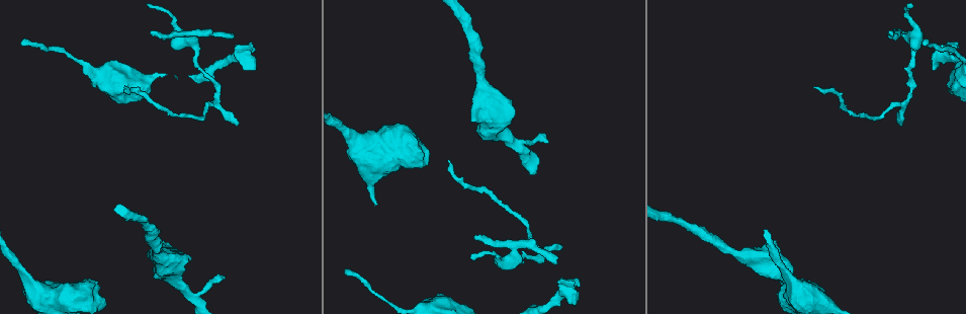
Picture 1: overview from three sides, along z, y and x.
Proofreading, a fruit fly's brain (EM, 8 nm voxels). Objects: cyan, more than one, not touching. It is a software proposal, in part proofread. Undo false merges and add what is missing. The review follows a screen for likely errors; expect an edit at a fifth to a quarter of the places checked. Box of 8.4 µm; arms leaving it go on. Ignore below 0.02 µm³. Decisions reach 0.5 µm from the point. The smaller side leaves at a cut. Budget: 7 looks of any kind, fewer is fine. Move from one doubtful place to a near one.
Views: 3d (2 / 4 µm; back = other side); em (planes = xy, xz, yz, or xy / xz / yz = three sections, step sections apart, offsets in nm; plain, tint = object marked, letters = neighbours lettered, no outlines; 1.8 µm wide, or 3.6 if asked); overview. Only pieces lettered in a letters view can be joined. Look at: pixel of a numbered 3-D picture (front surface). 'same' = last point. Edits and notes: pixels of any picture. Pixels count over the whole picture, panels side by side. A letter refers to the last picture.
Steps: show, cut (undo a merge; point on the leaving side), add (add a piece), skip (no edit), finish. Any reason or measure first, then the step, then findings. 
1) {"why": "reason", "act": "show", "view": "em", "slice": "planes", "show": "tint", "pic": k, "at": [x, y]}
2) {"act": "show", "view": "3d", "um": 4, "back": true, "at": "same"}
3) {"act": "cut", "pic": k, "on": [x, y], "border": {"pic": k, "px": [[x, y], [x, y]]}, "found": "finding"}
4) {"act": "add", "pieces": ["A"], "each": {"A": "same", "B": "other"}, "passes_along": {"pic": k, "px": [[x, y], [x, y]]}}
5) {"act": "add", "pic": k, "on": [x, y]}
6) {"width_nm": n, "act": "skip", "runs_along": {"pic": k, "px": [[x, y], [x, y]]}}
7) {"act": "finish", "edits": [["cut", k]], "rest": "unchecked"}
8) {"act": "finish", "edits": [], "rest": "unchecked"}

{"why": "tapers out", "act": "show", "view": "3d", "um": 4, "pic": 1, "at": [560, 249]}

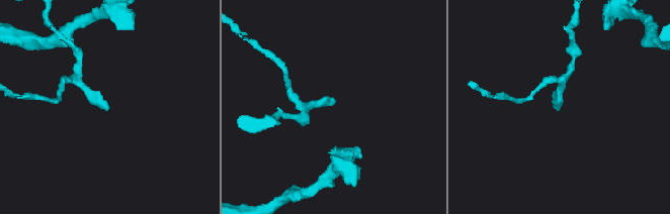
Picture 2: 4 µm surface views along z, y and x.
{"act": "show", "view": "em", "slice": "planes", "show": "tint", "pic": 2, "at": [106, 108]}

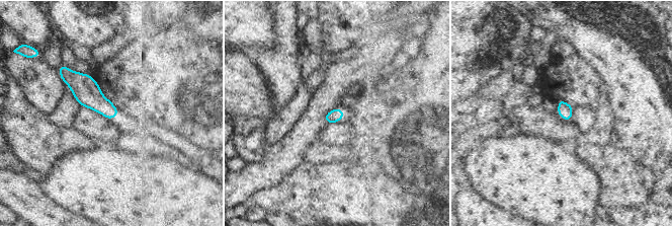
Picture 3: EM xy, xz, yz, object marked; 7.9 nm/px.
{"why": "see the neighbours", "act": "show", "view": "em", "slice": "planes", "show": "letters", "at": "same"}

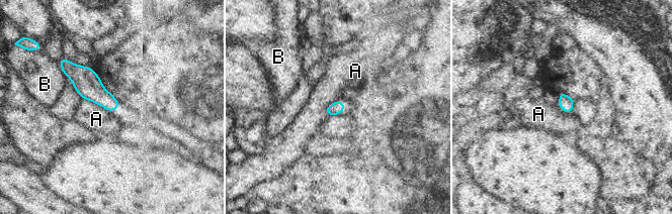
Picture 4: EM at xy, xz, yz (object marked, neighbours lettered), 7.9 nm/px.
{"act": "skip", "each": {"A": "other", "B": "other"}, "border": {"pic": 4, "px": [[82, 98], [109, 111], [119, 106]]}, "found": "none of them fits"}

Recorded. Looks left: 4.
{"act": "show", "view": "3d", "um": 2, "pic": 1, "at": [548, 140]}

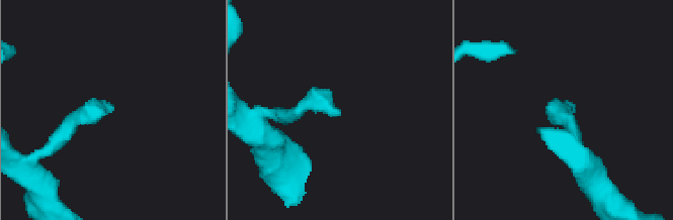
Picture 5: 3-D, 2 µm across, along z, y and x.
{"act": "show", "view": "em", "slice": "xz", "step": 8, "show": "tint", "pic": 5, "at": [339, 112]}

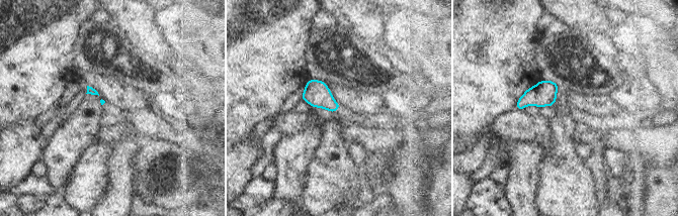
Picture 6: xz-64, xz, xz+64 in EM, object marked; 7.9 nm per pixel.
{"act": "show", "view": "em", "slice": "xy", "step": 16, "show": "letters", "at": "same"}

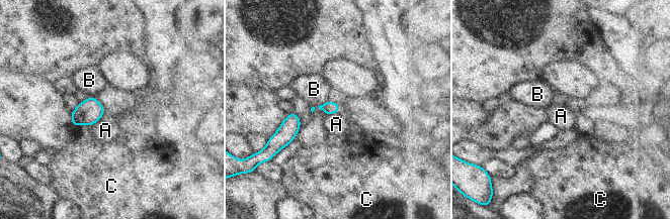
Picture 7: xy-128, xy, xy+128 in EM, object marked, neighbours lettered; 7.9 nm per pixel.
{"act": "skip", "each": {"A": "other", "B": "other", "C": "other"}, "border": {"pic": 7, "px": [[104, 112], [90, 126]]}, "found": "none of them fits"}

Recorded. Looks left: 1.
{"act": "finish", "edits": [], "rest": "unchecked"}

